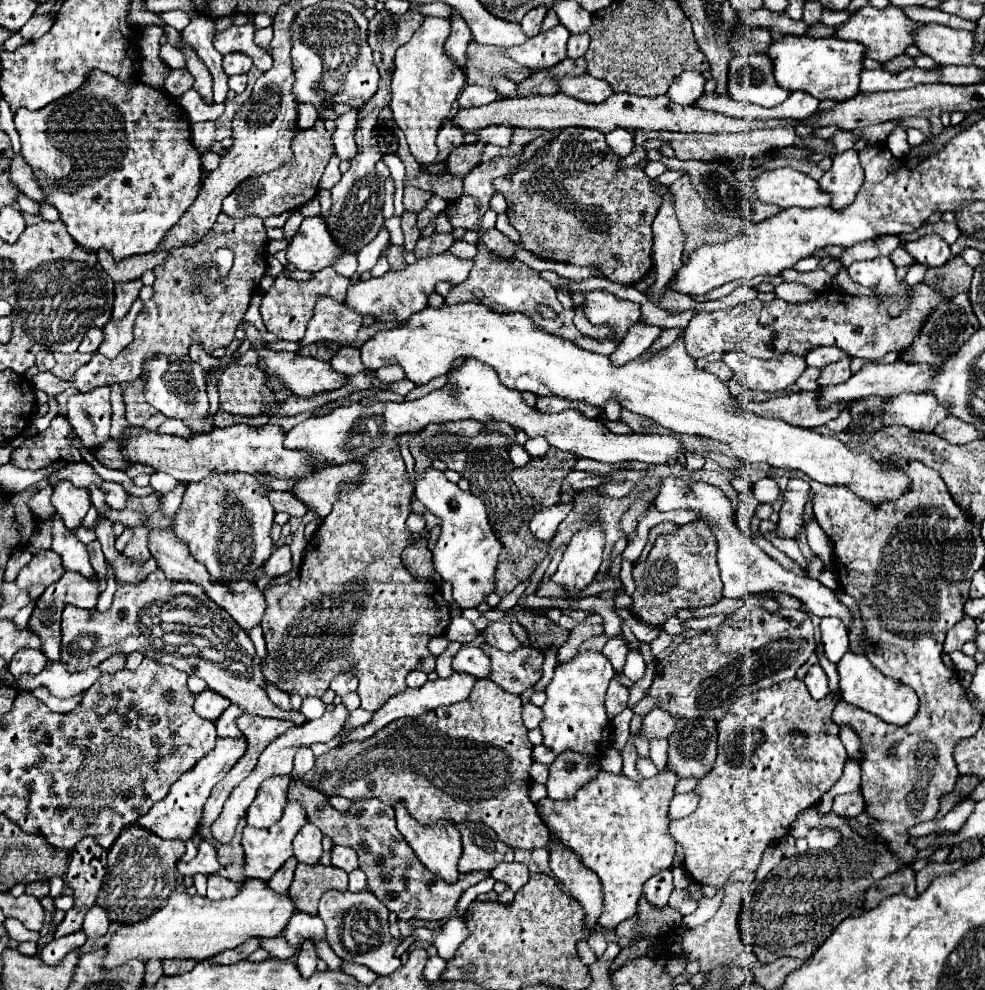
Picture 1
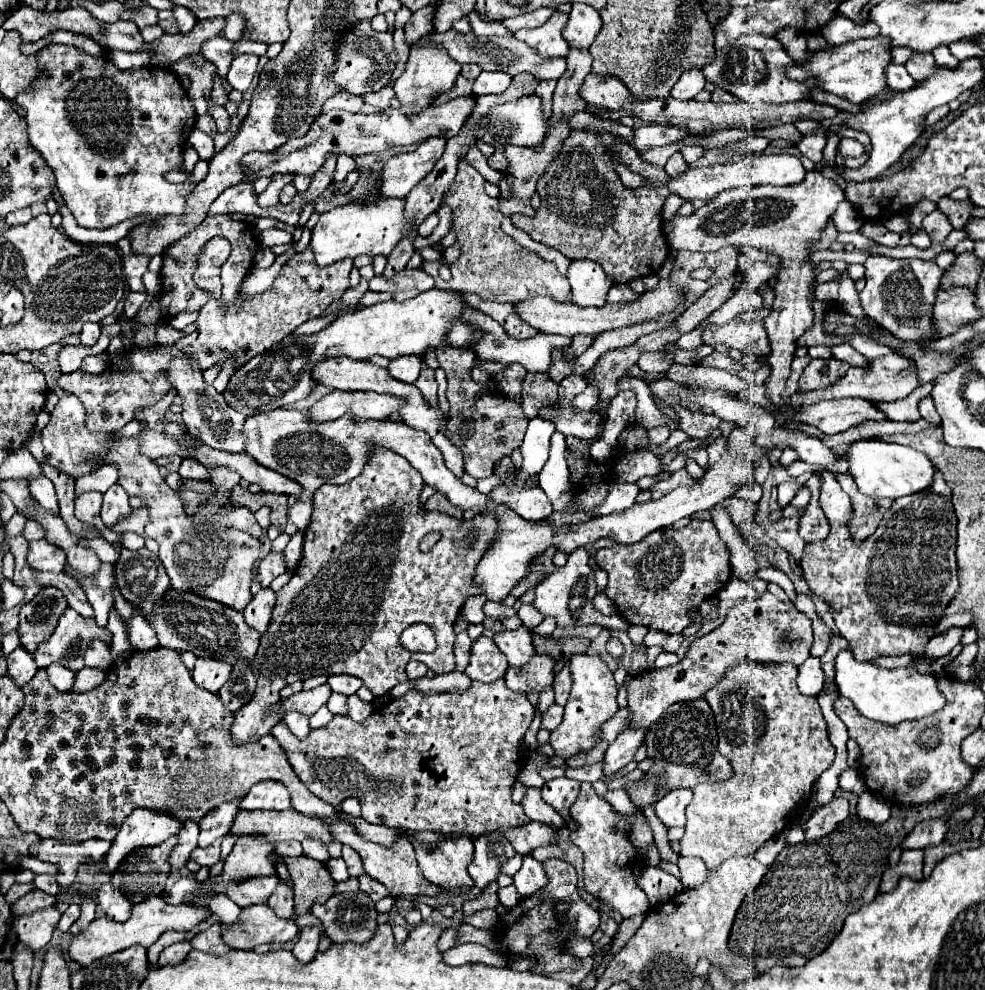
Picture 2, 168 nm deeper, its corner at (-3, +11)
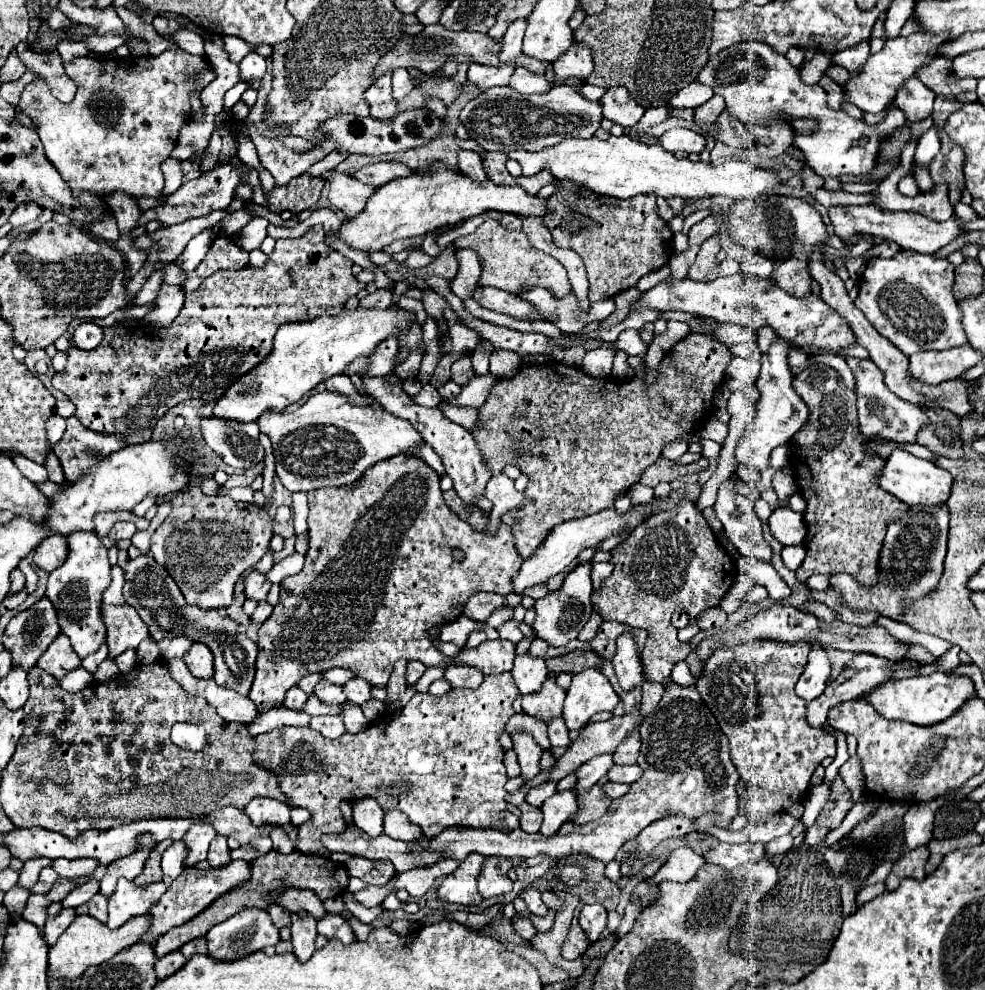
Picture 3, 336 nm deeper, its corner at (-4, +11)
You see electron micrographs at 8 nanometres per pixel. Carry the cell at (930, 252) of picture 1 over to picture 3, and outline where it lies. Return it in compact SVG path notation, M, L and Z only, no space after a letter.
M934 183L928 193L920 193L910 199L914 199L912 213L920 213L936 221L948 221L954 217L954 209L948 199L948 183Z

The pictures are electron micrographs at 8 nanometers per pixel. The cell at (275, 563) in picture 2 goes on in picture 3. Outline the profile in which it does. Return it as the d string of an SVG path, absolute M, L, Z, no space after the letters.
M250 571L248 577L244 579L244 595L246 595L246 599L264 601L268 591L270 591L270 583L268 583L266 575L262 575L258 571Z

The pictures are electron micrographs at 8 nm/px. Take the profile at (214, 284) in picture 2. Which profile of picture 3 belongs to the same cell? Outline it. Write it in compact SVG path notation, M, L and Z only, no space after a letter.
M314 225L298 239L278 239L274 253L264 267L212 273L194 293L186 293L184 307L170 327L156 329L142 325L124 331L102 327L104 337L96 349L66 351L68 363L64 371L52 377L52 385L76 405L76 417L86 429L96 433L118 433L128 445L146 443L150 441L156 421L164 417L170 407L194 397L202 401L220 399L232 383L262 363L272 353L274 335L280 325L310 321L328 311L336 317L346 301L364 287L366 283L358 283L352 275L352 261L328 249L322 225Z

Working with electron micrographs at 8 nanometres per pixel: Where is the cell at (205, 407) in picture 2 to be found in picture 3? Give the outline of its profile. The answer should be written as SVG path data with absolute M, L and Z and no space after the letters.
M210 417L200 423L206 445L230 467L250 469L264 459L264 447L258 441L260 429L256 423L236 425L234 421L212 421Z

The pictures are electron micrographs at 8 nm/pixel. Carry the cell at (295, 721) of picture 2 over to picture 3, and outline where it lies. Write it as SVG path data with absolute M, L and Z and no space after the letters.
M294 685L294 687L288 689L284 701L286 701L286 705L288 705L292 711L300 711L302 705L306 703L306 699L308 699L308 695L306 695L298 685Z

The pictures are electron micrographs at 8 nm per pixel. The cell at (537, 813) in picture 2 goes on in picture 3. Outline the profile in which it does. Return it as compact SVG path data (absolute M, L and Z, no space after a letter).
M514 731L512 733L512 743L514 743L514 751L518 755L518 763L522 767L522 775L526 777L526 785L532 785L532 781L538 777L538 761L542 755L540 745L534 741L534 737L526 731Z

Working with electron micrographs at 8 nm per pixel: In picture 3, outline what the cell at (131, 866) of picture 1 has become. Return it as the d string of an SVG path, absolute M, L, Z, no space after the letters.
M162 841L160 845L156 845L152 849L152 853L148 855L148 861L144 865L144 871L136 877L136 883L138 885L144 885L144 883L156 883L162 879L162 869L160 869L160 859L162 859L162 853L172 845L174 841Z

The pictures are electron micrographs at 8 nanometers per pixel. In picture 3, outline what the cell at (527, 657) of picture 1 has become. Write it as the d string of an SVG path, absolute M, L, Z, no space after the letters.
M548 677L544 683L544 689L540 693L534 693L532 697L522 697L522 709L524 713L550 723L556 717L562 717L562 703L566 699L566 691L556 685L554 677Z

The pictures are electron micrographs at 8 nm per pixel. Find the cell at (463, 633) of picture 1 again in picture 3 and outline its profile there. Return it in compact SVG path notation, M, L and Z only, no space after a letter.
M460 615L456 621L452 623L446 623L442 629L440 629L440 641L450 641L458 647L464 647L466 645L466 639L472 631L476 629L484 629L484 623L476 623L476 621L470 621L468 617Z

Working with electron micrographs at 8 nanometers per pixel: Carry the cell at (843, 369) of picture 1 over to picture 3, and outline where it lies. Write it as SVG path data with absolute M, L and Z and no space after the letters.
M812 365L800 375L796 375L792 385L810 411L804 429L800 429L800 433L796 433L796 437L792 437L792 441L786 443L798 491L806 499L806 511L804 511L804 521L808 527L804 539L806 559L796 569L796 581L806 583L808 577L816 573L828 573L828 575L848 573L862 587L872 587L878 583L878 559L886 527L894 521L900 521L902 515L910 511L910 507L906 507L898 497L880 487L876 477L880 477L886 459L866 451L868 443L866 437L860 433L856 417L856 395L844 385L842 377L832 367Z

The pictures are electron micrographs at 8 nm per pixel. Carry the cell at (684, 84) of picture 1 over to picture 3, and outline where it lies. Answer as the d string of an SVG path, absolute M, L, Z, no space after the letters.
M698 81L686 85L684 89L680 89L672 99L670 99L670 105L672 107L690 107L690 109L696 109L700 105L704 105L710 97L712 97L712 89L708 89L706 85L700 85Z

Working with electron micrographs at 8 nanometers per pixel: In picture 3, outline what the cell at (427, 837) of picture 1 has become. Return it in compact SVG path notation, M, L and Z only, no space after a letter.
M466 857L466 861L460 863L460 867L450 873L438 887L438 897L450 903L458 905L480 905L482 897L476 889L476 877L480 875L484 865L484 857Z

